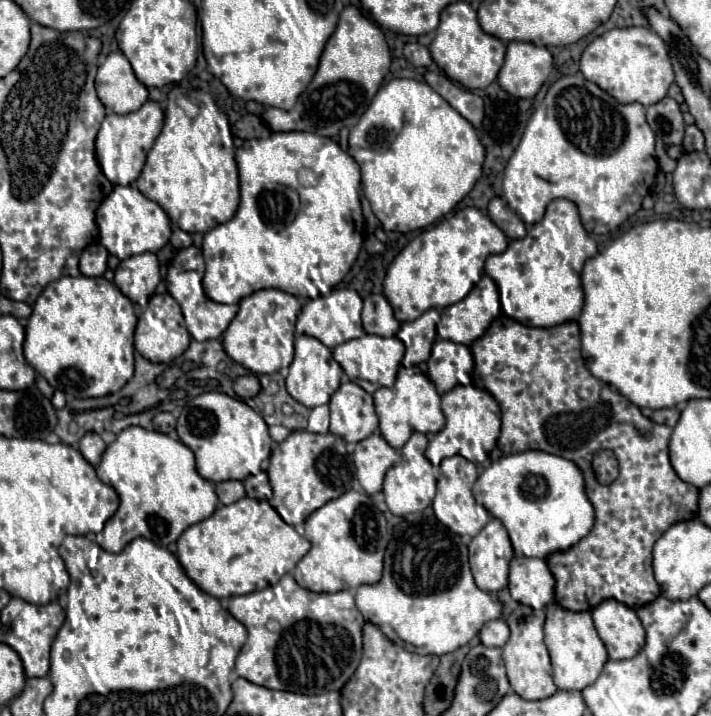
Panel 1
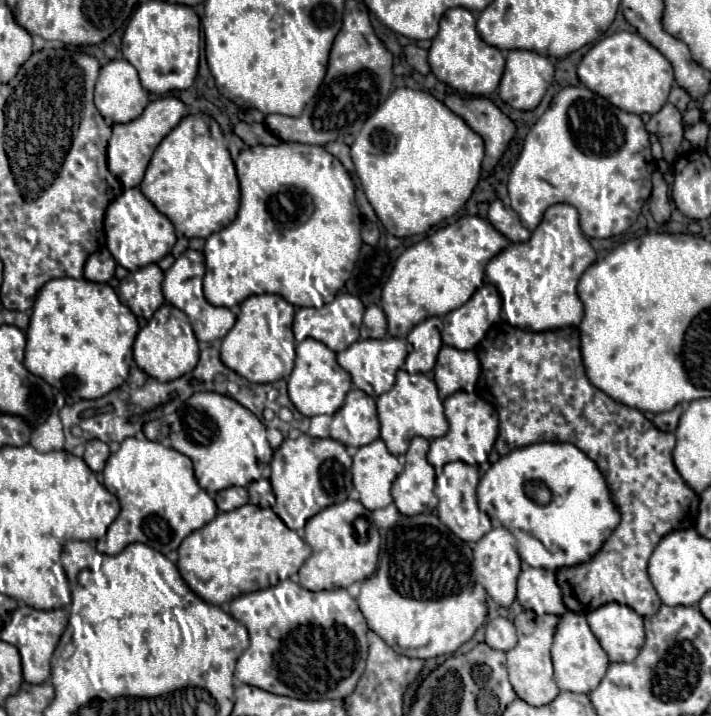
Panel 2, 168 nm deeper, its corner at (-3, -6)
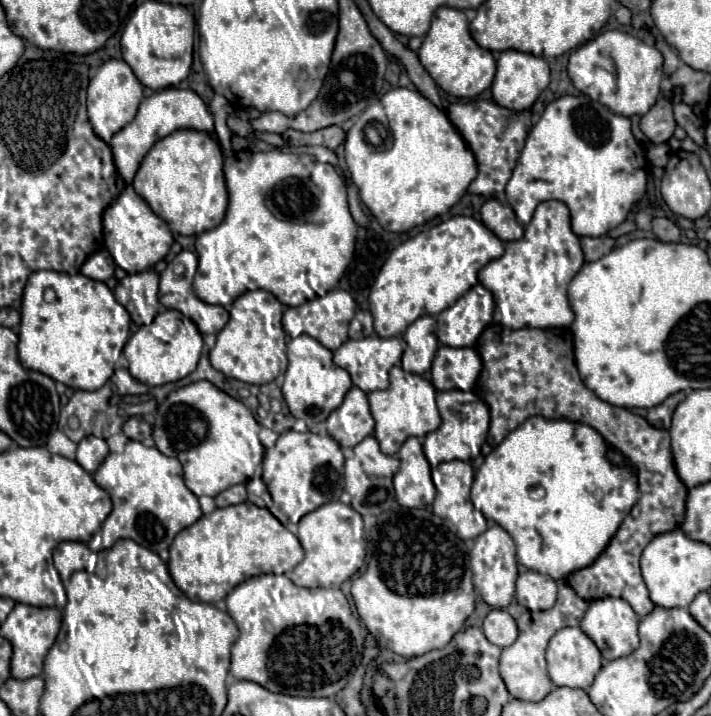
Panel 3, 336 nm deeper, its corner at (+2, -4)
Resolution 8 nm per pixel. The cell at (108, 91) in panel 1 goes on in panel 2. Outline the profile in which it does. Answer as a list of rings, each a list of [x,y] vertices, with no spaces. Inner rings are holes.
[[[110,60],[100,70],[94,104],[106,120],[114,124],[132,122],[144,112],[148,102],[148,92],[140,86],[136,68],[128,60]]]

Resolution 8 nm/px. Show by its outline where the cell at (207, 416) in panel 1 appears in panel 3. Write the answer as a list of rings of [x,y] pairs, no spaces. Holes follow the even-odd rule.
[[[207,380],[171,392],[159,406],[153,424],[155,446],[181,462],[185,484],[195,496],[217,496],[223,488],[247,482],[265,454],[257,434],[259,424],[251,410]]]

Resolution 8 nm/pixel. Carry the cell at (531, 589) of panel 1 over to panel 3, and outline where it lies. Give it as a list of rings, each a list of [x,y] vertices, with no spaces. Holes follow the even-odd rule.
[[[525,570],[517,578],[517,602],[531,612],[549,610],[557,600],[557,582],[551,576]]]

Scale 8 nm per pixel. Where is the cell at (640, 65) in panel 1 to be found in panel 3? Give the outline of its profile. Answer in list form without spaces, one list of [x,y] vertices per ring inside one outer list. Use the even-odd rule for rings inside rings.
[[[607,30],[593,40],[581,44],[569,56],[569,78],[583,94],[607,104],[621,116],[643,116],[659,98],[663,80],[663,56],[655,44],[643,42],[627,32]]]

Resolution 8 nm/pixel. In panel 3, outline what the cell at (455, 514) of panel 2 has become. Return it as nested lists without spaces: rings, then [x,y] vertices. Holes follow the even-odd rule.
[[[451,460],[451,462],[439,464],[437,470],[441,472],[441,482],[437,484],[437,502],[433,502],[433,512],[461,540],[477,538],[479,534],[483,534],[487,530],[487,519],[481,512],[473,508],[473,504],[469,500],[469,490],[471,490],[471,482],[473,482],[473,468],[467,462]],[[435,504],[437,504],[437,508],[435,508]]]

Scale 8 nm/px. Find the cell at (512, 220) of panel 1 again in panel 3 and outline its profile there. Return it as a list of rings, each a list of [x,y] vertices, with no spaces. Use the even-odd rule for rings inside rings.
[[[495,198],[487,200],[481,208],[481,220],[499,236],[499,240],[509,242],[509,240],[519,240],[523,236],[523,226],[517,222],[515,212],[511,210],[509,204],[503,204]]]

